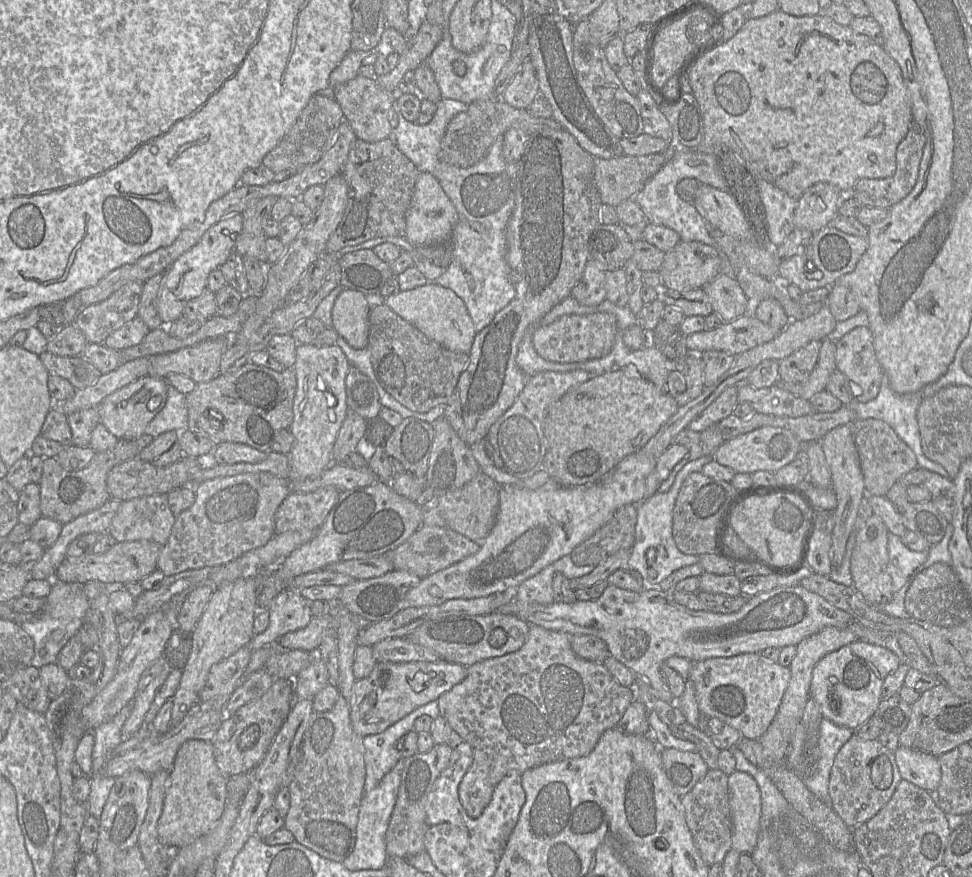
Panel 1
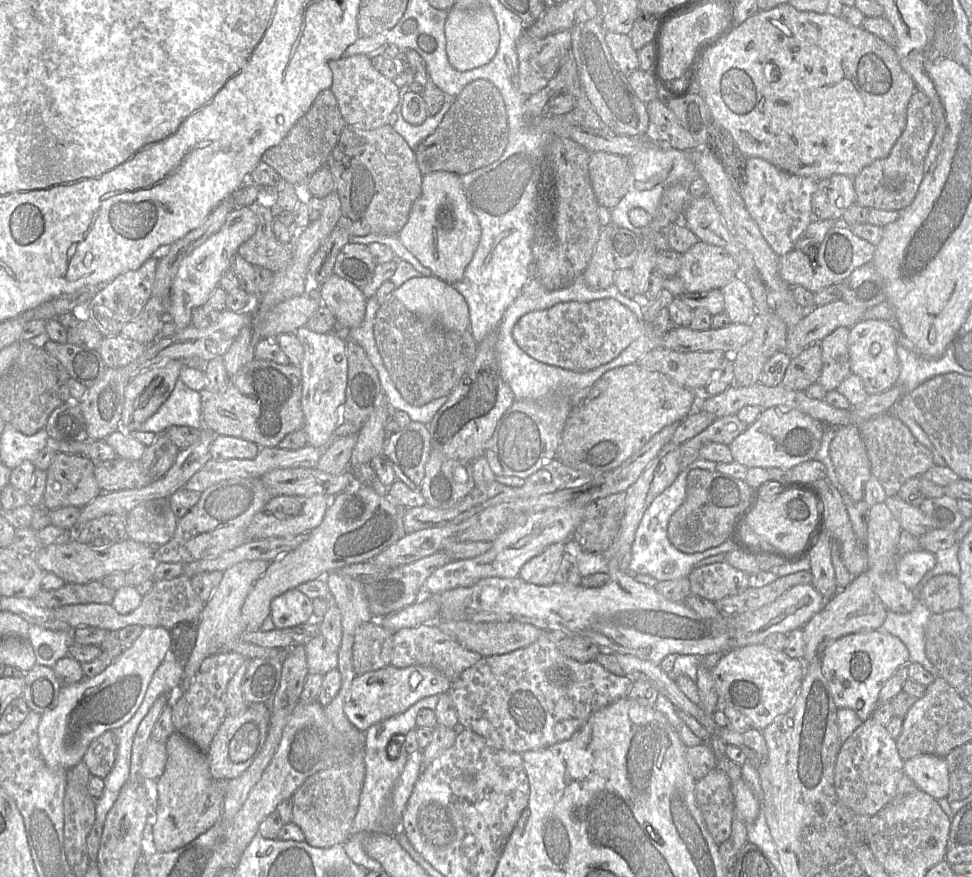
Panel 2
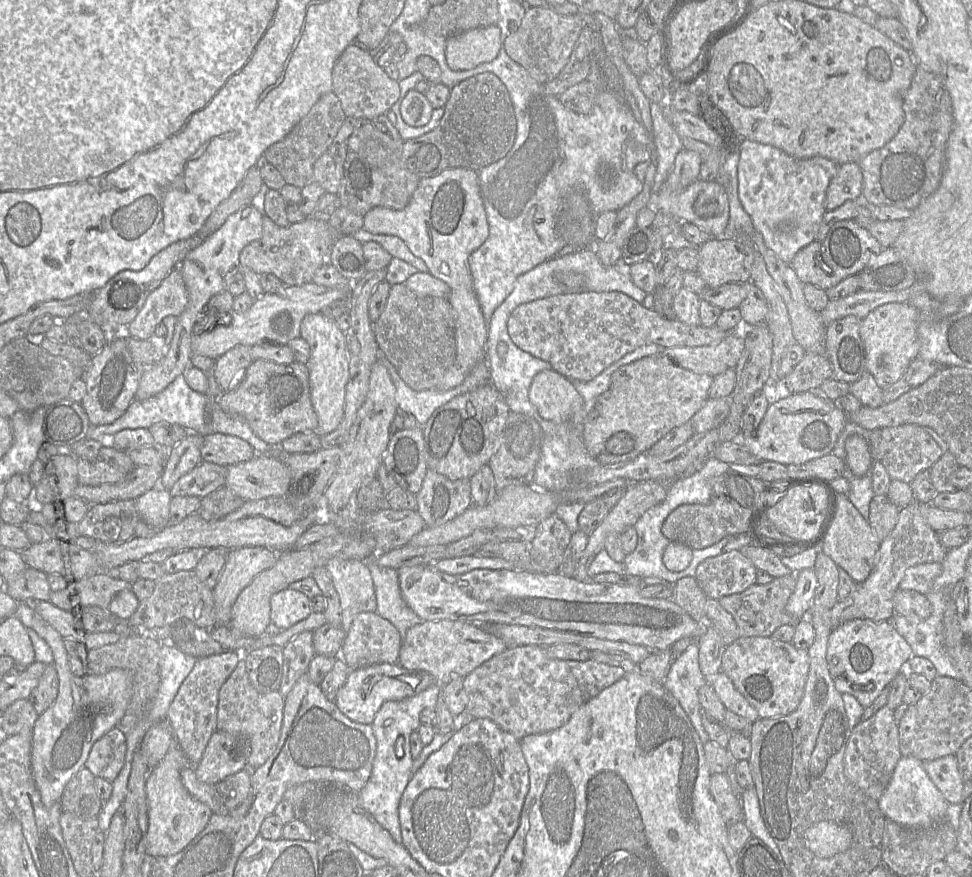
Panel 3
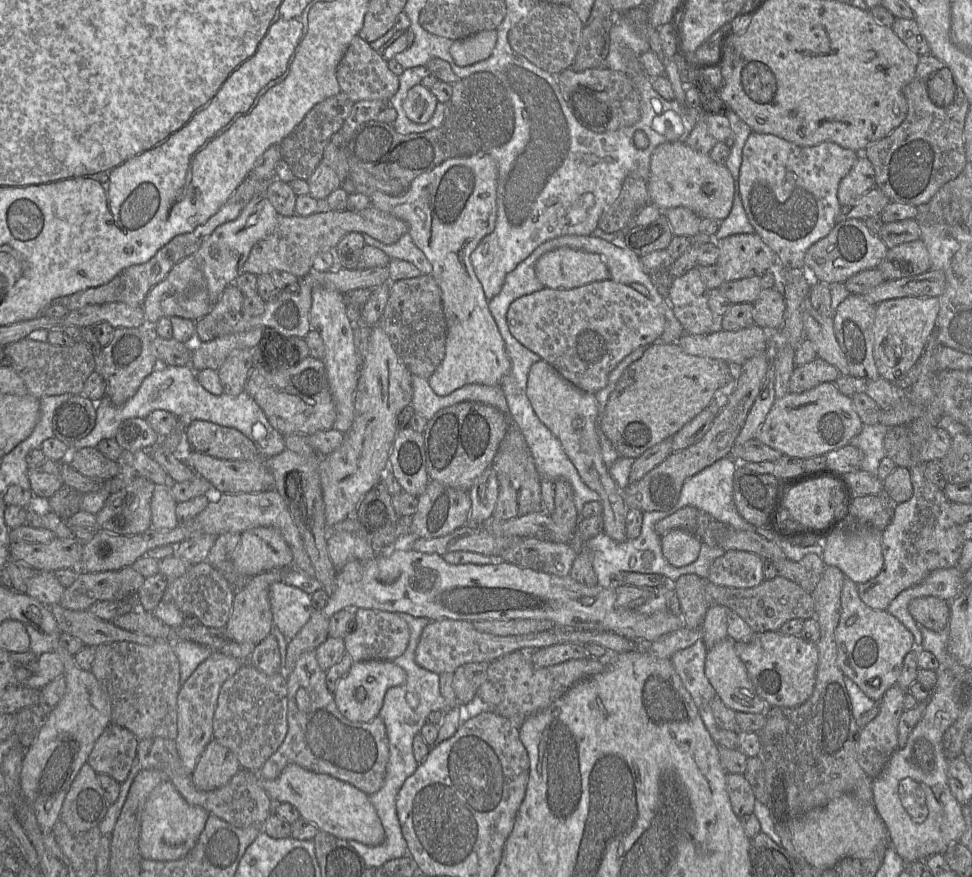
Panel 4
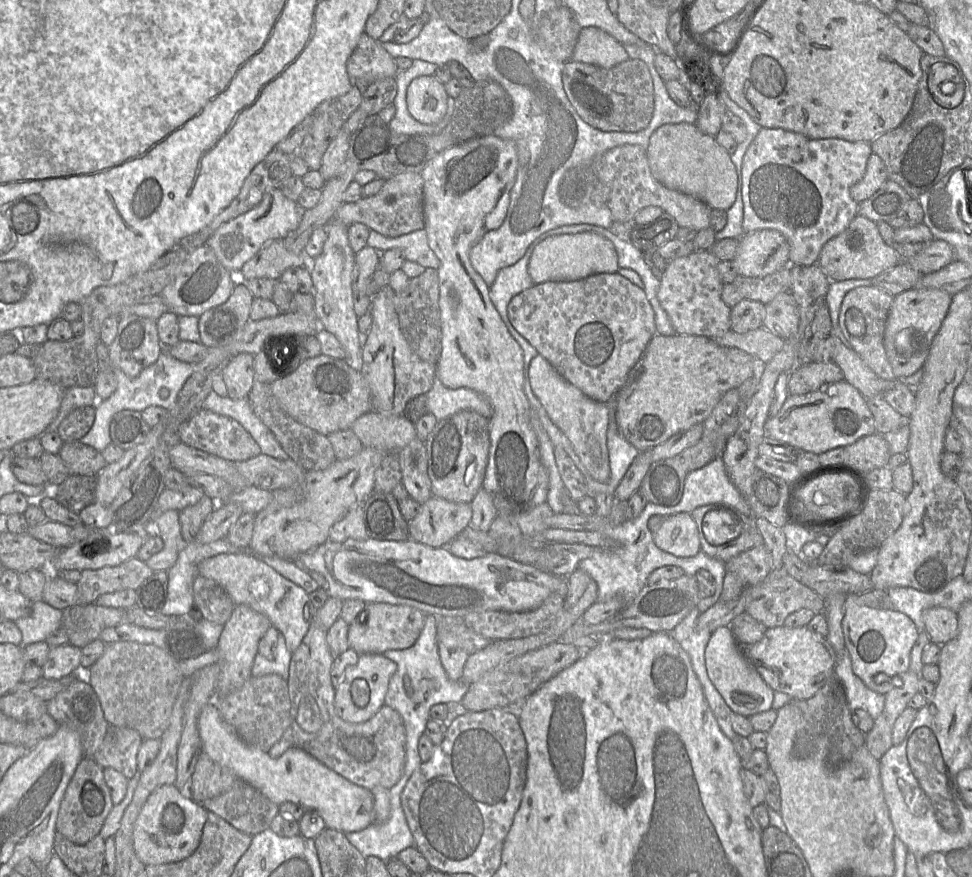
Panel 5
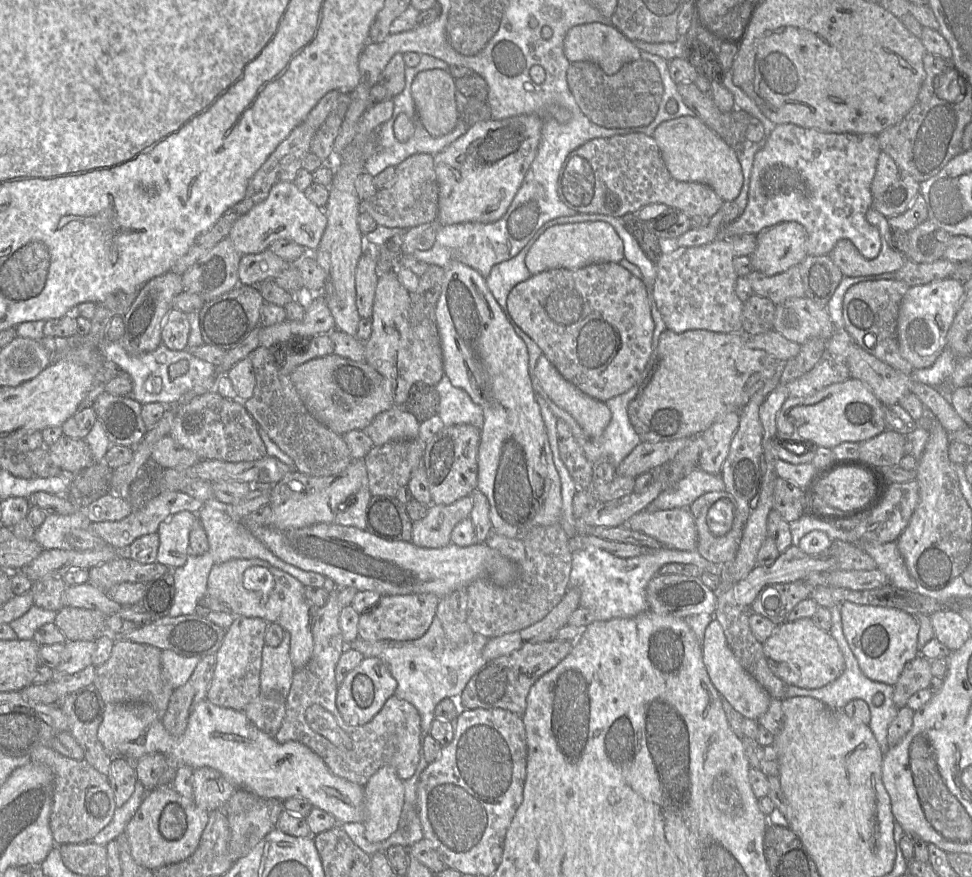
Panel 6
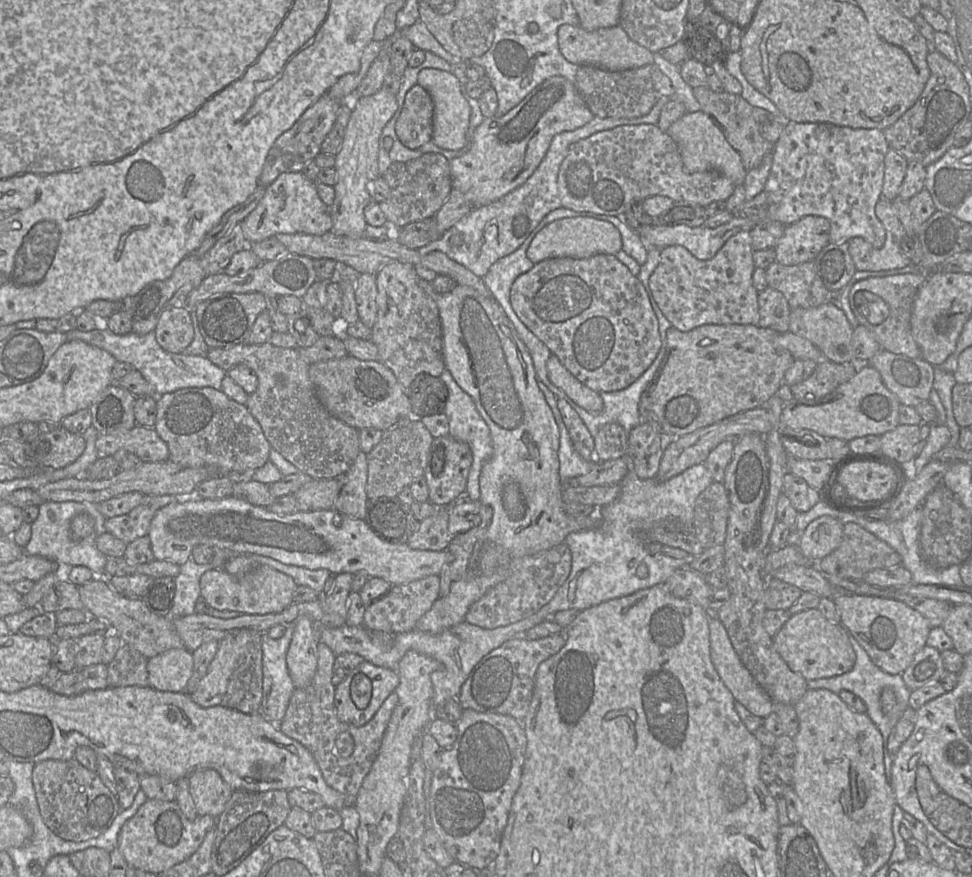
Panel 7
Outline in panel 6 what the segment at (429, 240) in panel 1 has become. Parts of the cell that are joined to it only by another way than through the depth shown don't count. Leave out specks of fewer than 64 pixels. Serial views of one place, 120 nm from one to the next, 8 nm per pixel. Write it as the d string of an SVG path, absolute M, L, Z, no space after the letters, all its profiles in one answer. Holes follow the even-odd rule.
M535 114L481 121L435 154L439 186L437 221L441 226L493 223L503 217L536 157L542 120ZM454 260L445 269L442 292L435 309L444 373L454 387L465 390L484 412L478 450L477 490L488 499L493 530L508 538L523 538L536 526L560 524L561 481L554 465L547 430L529 375L529 354L500 305L475 269Z

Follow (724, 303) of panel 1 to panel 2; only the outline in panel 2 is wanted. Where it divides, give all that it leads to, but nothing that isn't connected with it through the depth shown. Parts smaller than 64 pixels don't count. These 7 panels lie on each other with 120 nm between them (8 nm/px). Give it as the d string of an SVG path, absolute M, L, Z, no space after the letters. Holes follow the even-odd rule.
M733 278L722 289L725 313L731 323L749 324L756 315L754 299L747 284L740 278Z

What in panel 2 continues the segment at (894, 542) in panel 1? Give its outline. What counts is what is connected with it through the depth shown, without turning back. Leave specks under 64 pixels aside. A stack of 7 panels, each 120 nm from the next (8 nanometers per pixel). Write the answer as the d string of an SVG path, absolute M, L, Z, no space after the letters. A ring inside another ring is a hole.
M924 549L908 552L896 561L896 577L907 588L913 589L935 565L935 553Z

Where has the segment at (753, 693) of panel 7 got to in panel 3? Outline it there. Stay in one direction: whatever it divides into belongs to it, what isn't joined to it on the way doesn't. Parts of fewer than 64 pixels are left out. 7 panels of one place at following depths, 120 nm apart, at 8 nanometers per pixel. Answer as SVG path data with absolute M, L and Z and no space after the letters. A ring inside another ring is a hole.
M720 671L716 675L712 687L728 711L734 712L753 723L759 719L756 709L735 688L726 674Z

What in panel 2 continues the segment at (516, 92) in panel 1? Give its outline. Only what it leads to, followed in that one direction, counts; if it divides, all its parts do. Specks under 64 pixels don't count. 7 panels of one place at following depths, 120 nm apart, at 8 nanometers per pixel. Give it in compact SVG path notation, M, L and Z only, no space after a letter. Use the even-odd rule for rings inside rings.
M571 29L541 39L533 39L523 34L516 44L521 93L530 97L542 90L556 75L571 46Z

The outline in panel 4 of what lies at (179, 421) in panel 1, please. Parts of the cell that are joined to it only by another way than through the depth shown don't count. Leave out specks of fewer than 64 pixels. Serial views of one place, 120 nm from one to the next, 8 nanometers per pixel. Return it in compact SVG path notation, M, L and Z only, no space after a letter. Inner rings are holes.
M159 365L143 380L137 393L123 405L112 404L106 396L97 402L94 428L87 436L71 444L70 452L86 447L95 448L101 440L115 438L117 429L123 421L130 418L145 419L155 410L168 411L181 420L190 422L203 420L235 428L254 443L260 456L264 458L280 454L286 449L284 436L270 425L263 410L245 391L238 396L225 393L213 395L201 386L196 378L196 372L190 365Z

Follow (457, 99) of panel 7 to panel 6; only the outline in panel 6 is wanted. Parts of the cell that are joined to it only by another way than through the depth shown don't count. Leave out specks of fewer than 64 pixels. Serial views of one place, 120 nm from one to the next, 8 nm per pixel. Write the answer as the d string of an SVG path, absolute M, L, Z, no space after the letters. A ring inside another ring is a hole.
M424 70L414 78L411 93L417 117L431 136L444 136L456 127L460 117L456 91L448 70Z

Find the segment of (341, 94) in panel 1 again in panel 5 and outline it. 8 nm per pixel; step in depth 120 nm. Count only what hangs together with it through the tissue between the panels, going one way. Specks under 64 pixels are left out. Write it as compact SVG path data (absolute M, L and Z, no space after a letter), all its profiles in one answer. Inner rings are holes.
M363 33L355 50L347 61L347 73L353 86L358 87L363 94L365 89L375 81L396 77L398 72L395 59L385 50L382 43Z

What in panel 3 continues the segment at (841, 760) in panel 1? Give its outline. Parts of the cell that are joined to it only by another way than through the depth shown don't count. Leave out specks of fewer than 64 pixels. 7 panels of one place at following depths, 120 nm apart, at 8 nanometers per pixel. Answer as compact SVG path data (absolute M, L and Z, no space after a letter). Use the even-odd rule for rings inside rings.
M885 705L874 716L861 721L853 728L844 754L844 772L851 783L878 801L901 757L899 724L895 722L894 710Z

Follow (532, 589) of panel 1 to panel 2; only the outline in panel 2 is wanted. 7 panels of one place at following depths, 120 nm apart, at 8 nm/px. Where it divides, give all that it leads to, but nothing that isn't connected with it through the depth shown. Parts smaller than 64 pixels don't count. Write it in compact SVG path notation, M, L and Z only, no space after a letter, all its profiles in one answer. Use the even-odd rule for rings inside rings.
M565 542L549 545L541 554L527 561L520 570L519 577L535 585L551 585L555 581L562 558Z

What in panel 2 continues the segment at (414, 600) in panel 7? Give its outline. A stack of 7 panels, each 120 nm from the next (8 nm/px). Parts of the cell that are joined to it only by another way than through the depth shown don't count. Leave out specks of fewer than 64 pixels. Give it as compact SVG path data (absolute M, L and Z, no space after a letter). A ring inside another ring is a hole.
M374 619L357 627L352 647L356 676L390 665L393 634Z

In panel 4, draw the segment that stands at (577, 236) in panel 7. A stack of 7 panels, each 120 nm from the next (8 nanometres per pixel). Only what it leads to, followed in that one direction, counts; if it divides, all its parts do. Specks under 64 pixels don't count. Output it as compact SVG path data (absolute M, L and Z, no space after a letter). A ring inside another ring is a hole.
M569 247L543 254L535 264L535 273L544 287L552 289L572 289L611 278L598 254Z

